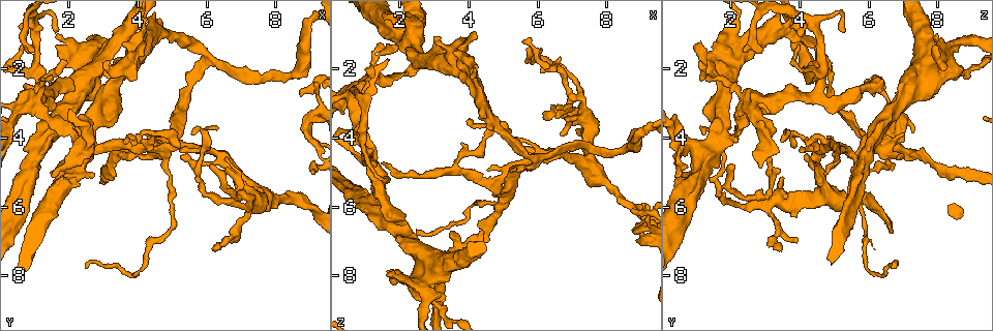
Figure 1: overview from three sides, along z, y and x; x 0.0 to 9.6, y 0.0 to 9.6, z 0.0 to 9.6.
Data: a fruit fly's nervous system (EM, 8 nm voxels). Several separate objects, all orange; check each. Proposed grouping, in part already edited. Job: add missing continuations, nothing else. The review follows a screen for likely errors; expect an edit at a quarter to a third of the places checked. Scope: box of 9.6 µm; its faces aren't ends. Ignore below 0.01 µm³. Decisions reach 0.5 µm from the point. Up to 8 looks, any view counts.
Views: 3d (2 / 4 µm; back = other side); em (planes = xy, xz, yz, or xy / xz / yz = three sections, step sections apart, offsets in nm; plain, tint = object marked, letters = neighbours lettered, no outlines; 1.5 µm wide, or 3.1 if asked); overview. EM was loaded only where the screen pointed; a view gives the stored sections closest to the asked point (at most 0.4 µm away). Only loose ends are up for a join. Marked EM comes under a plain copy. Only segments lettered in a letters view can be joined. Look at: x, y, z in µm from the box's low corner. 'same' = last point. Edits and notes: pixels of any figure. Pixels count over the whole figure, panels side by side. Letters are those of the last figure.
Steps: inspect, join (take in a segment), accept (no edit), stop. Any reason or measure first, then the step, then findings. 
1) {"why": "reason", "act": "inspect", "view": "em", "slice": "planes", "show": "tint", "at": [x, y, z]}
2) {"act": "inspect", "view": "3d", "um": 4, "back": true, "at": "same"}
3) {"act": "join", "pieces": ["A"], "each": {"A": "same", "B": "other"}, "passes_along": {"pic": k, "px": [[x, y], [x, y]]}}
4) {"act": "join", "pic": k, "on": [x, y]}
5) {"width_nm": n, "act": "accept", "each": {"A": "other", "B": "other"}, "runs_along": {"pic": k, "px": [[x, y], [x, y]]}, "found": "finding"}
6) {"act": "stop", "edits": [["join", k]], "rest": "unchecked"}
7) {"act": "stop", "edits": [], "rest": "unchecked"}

{"why": "branch stops here", "act": "inspect", "view": "3d", "um": 4, "at": [1.65, 1.00, 8.00]}

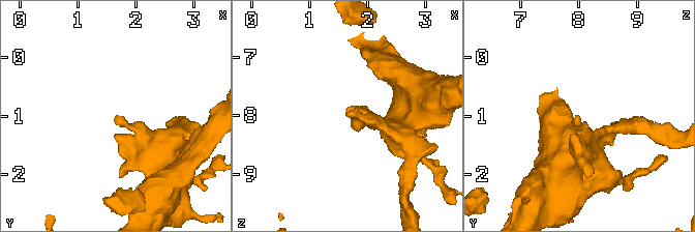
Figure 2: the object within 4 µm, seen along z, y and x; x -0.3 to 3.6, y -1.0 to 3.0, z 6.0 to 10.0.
{"act": "inspect", "view": "em", "slice": "planes", "show": "letters", "at": [1.65, 1.05, 7.90]}

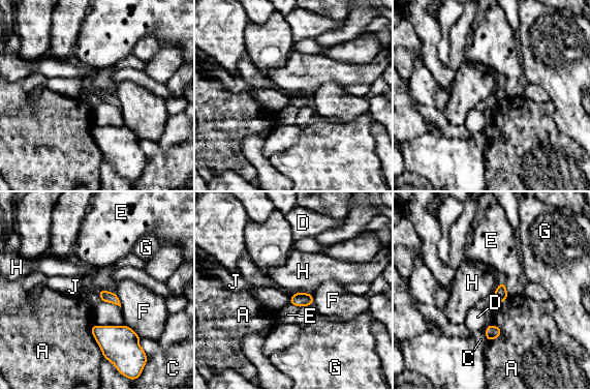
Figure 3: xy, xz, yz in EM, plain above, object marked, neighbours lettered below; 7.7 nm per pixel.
{"act": "accept", "each": {"A": "other", "C": "other", "D": "other", "E": "other", "F": "other", "G": "other", "H": "other", "J": "other"}, "border": {"pic": 3, "px": [[97, 292], [111, 291], [114, 293]]}, "found": "no lettered segment goes on from it"}

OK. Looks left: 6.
{"why": "thin end", "act": "inspect", "view": "em", "slice": "planes", "show": "letters", "at": [3.50, 4.20, 6.75]}

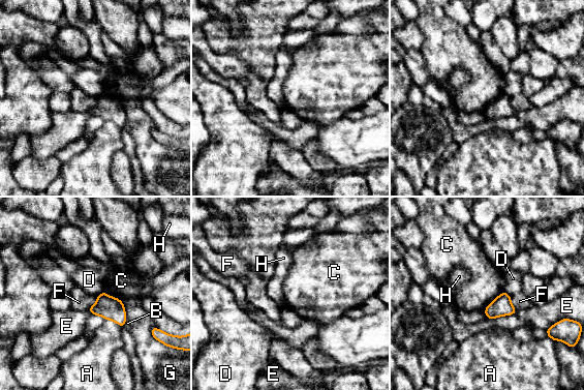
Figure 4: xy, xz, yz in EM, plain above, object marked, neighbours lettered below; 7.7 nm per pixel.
{"width_nm": 150, "act": "accept", "each": {"A": "other", "B": "other", "C": "other", "D": "other", "E": "other", "F": "other", "G": "other", "H": "other"}, "border": {"pic": 4, "px": [[502, 291], [484, 310]]}, "found": "no lettered segment goes on from it"}

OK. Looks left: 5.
{"why": "thin end", "act": "inspect", "view": "em", "slice": "xy", "step": 4, "show": "tint", "at": [6.45, 4.70, 3.20]}

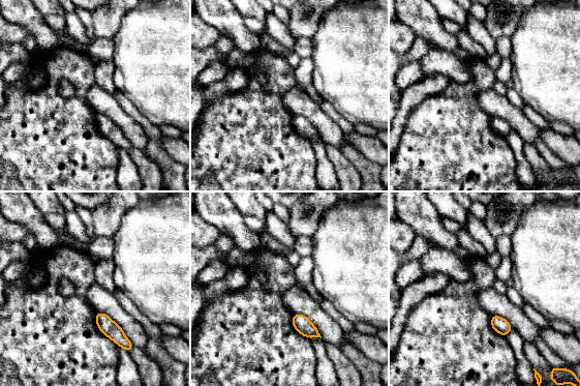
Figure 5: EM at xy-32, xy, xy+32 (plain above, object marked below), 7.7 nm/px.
{"why": "what lies round it", "act": "inspect", "view": "em", "slice": "xy", "step": 4, "show": "letters", "at": "same"}

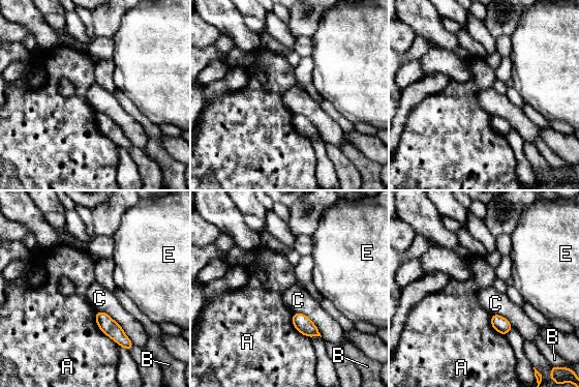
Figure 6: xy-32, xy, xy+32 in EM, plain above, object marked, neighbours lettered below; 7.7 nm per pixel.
{"act": "accept", "each": {"A": "other", "B": "other", "C": "other", "E": "other"}, "border": {"pic": 6, "px": [[96, 311], [107, 313], [132, 344]]}, "found": "none of them fits"}

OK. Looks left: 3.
{"act": "stop", "edits": [], "rest": "unchecked"}

